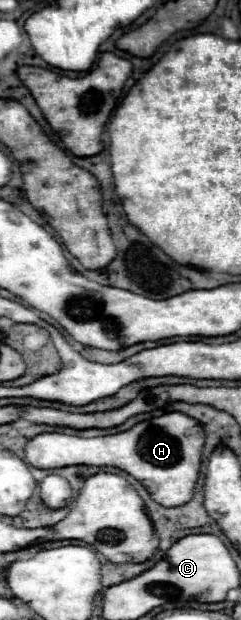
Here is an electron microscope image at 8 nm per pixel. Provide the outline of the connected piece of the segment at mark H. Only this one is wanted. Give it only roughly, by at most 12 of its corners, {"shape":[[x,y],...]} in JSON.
{"shape":[[179,412],[81,438],[45,432],[35,468],[115,466],[161,506],[199,478],[203,428]]}

